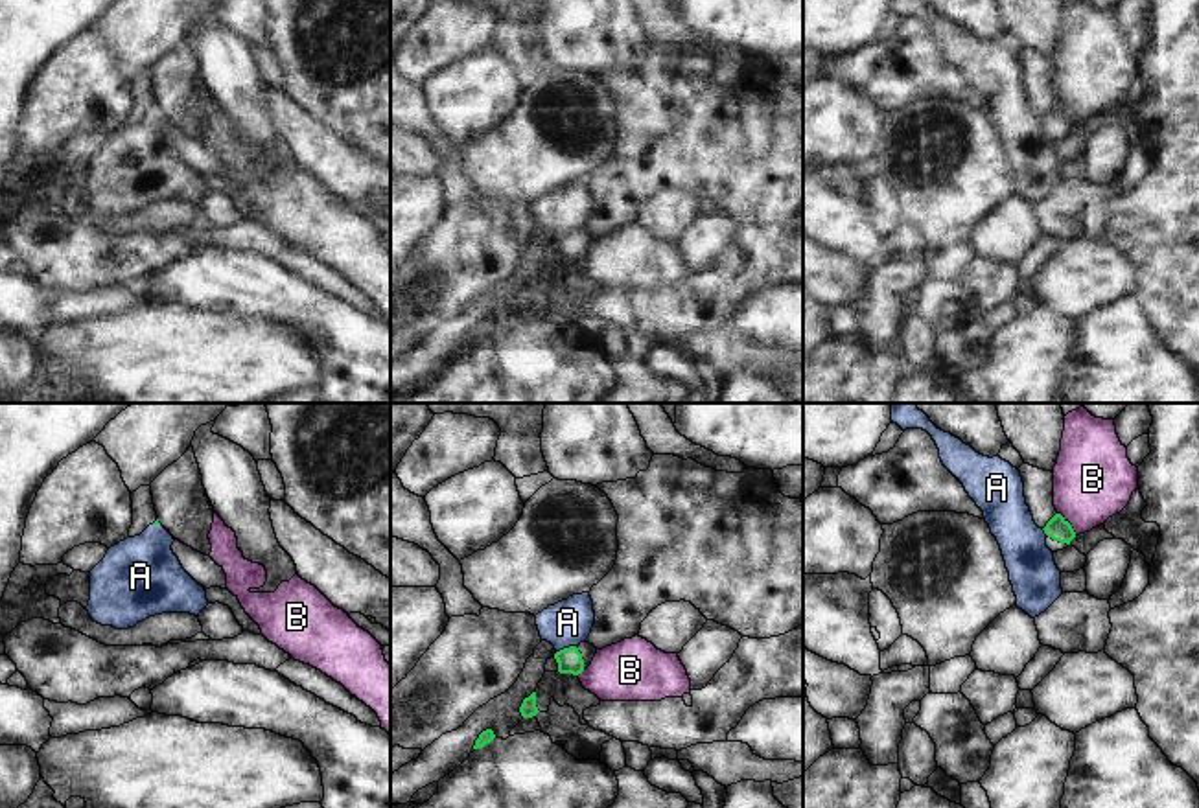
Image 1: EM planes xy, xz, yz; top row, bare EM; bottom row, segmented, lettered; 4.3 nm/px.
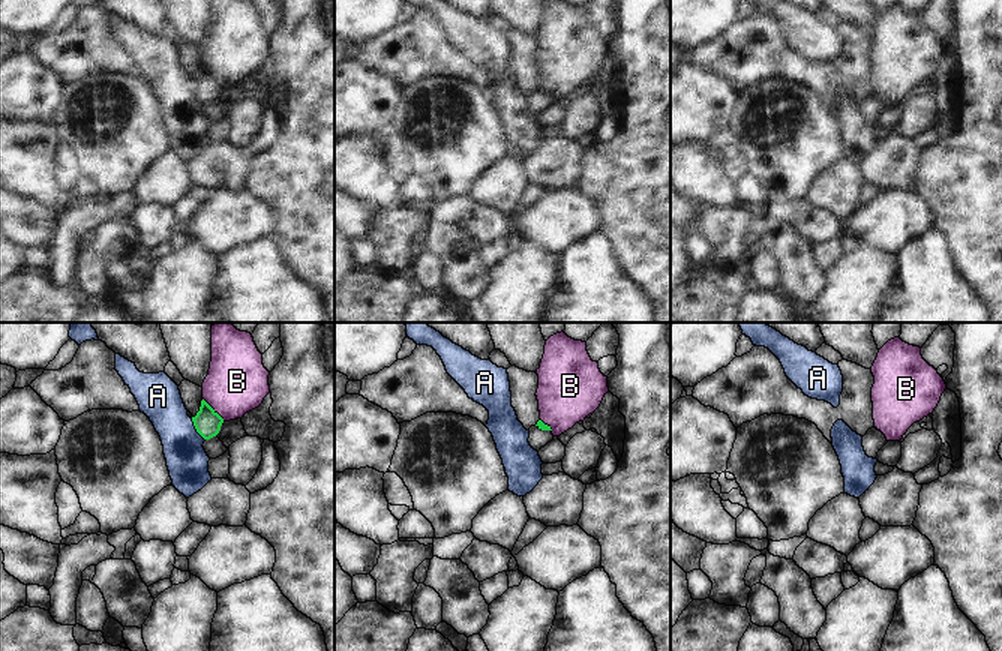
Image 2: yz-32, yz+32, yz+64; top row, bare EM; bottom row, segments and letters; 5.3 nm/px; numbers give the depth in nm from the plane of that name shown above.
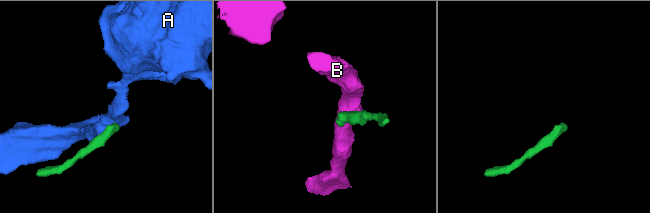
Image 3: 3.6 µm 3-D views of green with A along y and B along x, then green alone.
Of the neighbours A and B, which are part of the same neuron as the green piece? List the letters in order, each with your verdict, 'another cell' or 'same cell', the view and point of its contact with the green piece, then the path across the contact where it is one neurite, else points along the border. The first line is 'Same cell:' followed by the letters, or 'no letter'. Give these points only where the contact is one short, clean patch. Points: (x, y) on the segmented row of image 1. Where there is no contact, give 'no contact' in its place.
Same cell: no letter
A: another cell; meets green in xz at (566, 648); border along xz (575, 645), (557, 652)
B: another cell; meets green in yz at (1069, 523); border along yz (1058, 512), (1076, 534)

